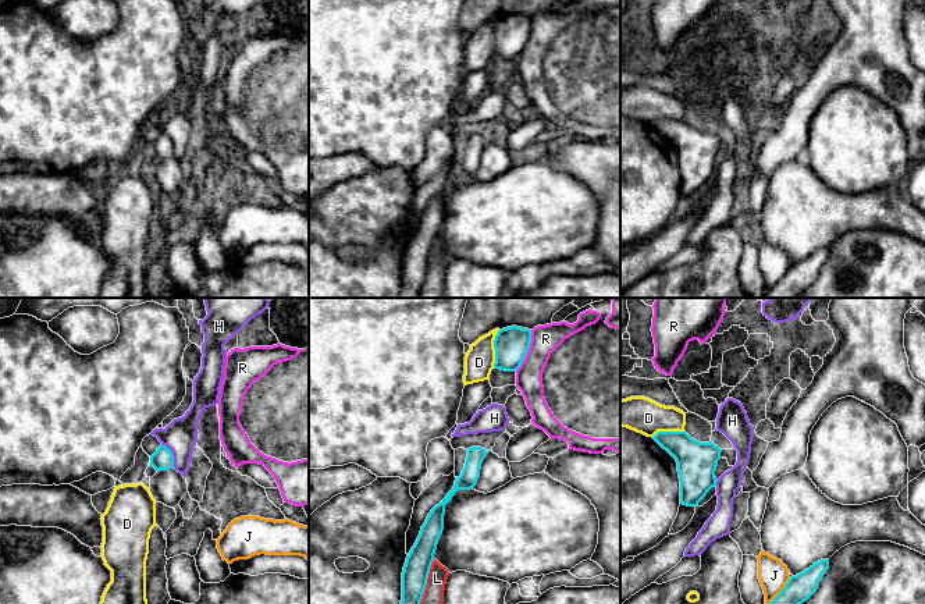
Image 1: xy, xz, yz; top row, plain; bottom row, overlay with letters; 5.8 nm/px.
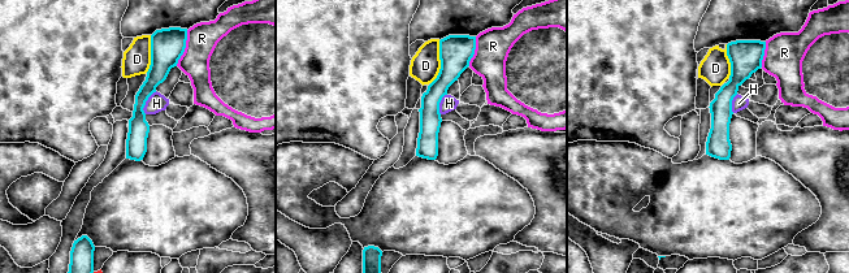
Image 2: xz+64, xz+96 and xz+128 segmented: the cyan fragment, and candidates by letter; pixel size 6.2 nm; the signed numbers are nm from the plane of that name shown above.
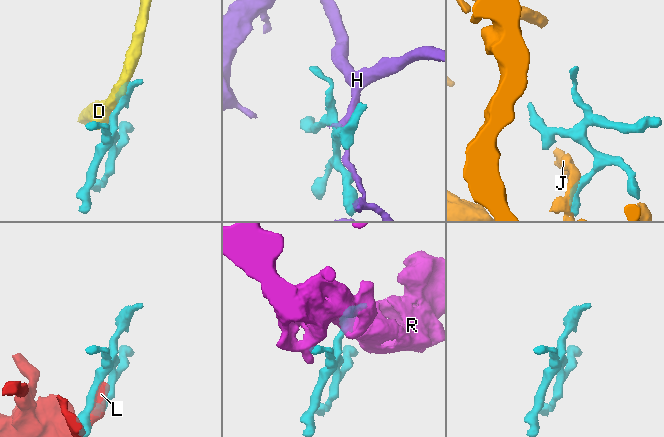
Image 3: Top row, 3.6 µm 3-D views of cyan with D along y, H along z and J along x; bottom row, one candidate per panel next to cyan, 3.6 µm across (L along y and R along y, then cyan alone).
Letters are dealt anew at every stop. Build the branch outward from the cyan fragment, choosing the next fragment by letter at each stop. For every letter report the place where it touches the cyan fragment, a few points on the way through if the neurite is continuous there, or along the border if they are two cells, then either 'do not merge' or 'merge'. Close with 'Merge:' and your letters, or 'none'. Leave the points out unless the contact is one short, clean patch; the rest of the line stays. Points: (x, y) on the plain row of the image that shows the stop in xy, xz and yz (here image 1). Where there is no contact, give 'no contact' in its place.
D: meets cyan in xz at (494, 35); do not merge
H: meets cyan in xy at (171, 144); border along xy (162, 132), (171, 141), (174, 155); do not merge
J: meets cyan in yz at (779, 281); do not merge
L: meets cyan in xz at (426, 273); do not merge
R: meets cyan in xz at (527, 39); do not merge
Merge: none

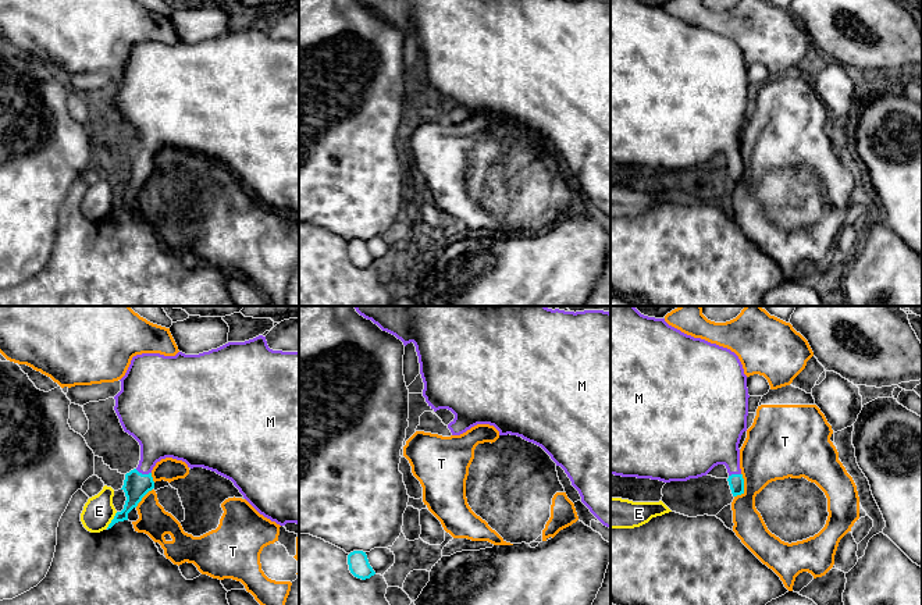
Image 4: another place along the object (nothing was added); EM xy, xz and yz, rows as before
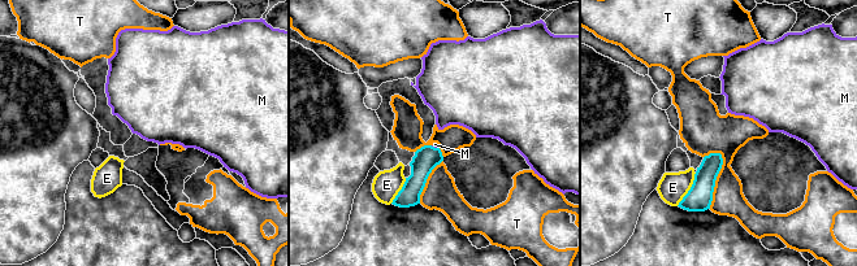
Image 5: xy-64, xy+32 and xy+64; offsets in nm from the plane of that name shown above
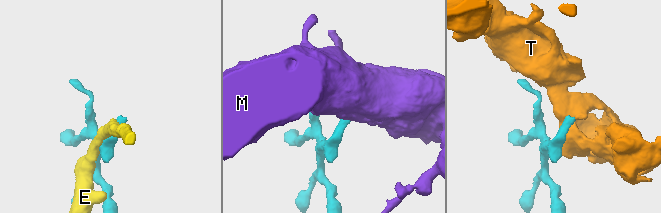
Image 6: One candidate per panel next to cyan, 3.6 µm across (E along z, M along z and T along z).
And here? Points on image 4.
E: meets cyan in xy at (111, 209); do not merge
M: meets cyan in xy at (143, 163); runs through xy (136, 174), (143, 163), (149, 143), (160, 124); merge
T: meets cyan in yz at (743, 175); do not merge
Merge: M

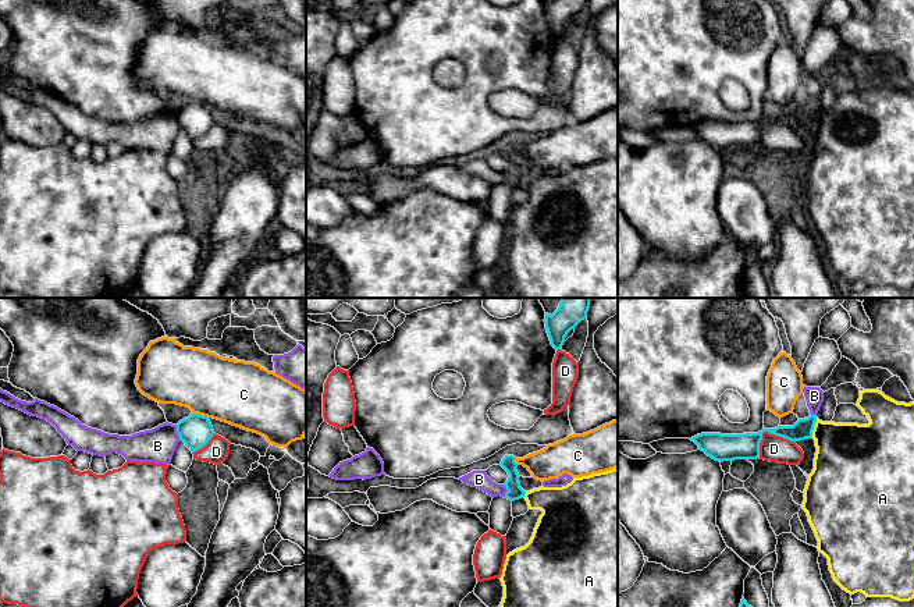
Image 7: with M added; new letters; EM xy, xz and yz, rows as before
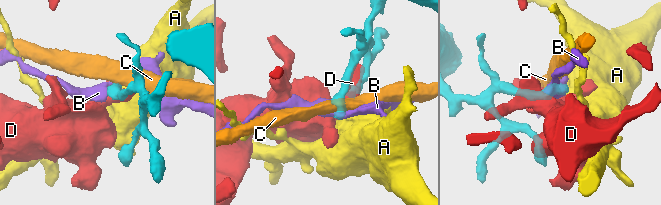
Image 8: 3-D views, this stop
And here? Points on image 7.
A: meets cyan in yz at (813, 116); border along yz (817, 106), (811, 124); do not merge
B: meets cyan in xy at (178, 121); do not merge
C: meets cyan in xy at (201, 103); border along xy (192, 100), (207, 106); do not merge
D: meets cyan in yz at (767, 119); do not merge
Merge: none

